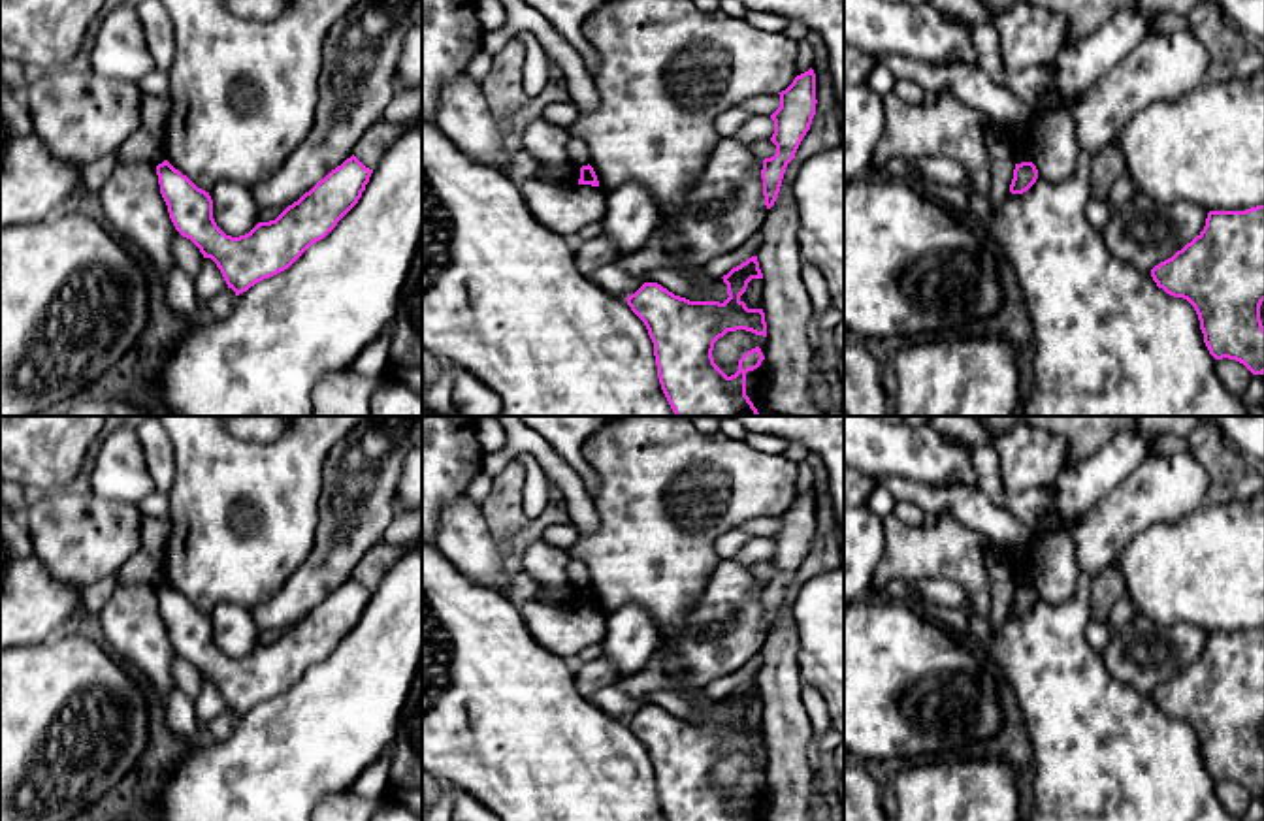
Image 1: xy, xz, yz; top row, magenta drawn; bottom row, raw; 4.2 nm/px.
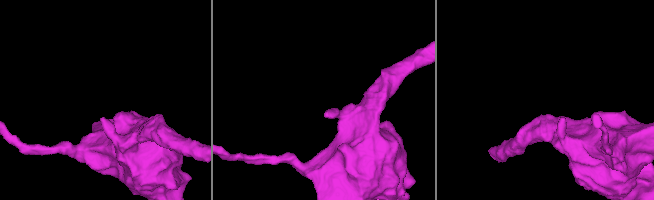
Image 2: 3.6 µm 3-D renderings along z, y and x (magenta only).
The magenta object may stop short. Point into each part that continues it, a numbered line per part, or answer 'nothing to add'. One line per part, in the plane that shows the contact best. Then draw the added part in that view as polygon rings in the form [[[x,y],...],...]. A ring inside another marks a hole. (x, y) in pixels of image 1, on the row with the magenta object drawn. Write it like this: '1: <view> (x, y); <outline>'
nothing to add

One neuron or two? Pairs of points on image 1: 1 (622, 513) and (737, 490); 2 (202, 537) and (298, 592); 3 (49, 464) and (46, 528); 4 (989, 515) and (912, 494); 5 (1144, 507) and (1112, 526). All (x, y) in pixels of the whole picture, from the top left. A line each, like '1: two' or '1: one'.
1: one
2: two
3: two
4: one
5: one

